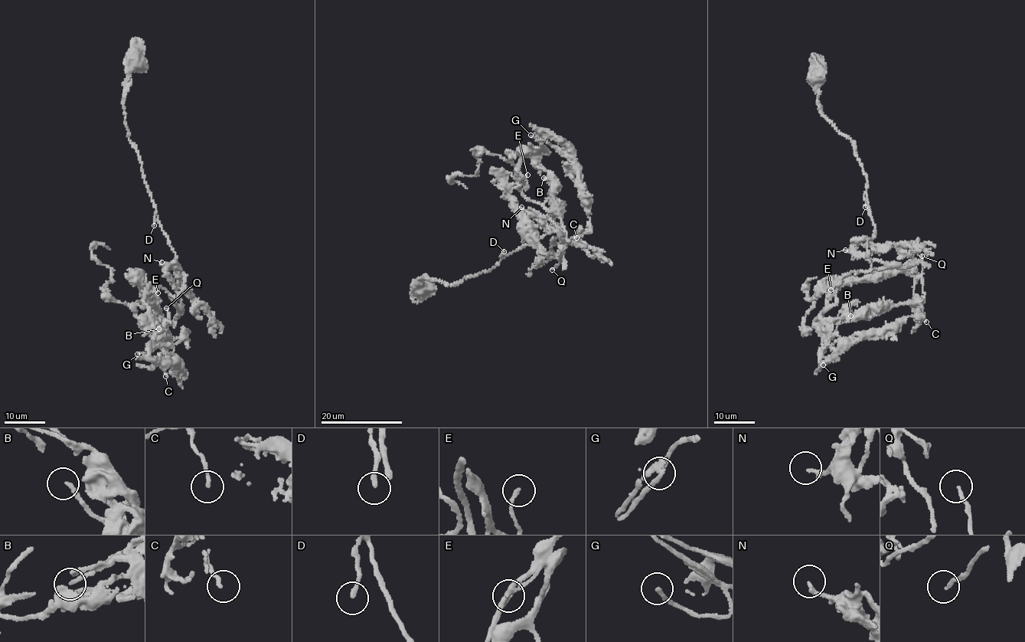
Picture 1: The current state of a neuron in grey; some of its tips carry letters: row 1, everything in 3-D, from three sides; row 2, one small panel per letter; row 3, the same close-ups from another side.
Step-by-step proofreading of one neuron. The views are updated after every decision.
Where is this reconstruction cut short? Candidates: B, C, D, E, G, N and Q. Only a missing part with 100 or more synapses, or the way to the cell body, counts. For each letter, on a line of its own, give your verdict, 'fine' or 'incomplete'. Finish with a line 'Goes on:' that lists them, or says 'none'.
B: fine
C: incomplete
D: fine
E: fine
G: incomplete
N: fine
Q: fine
Goes on: C, G

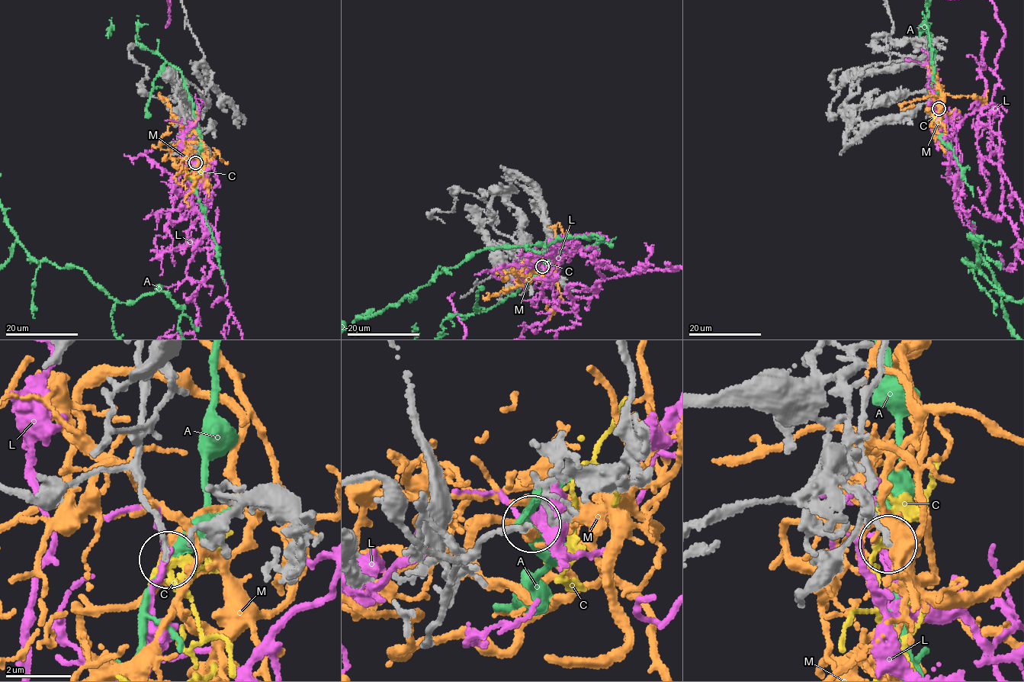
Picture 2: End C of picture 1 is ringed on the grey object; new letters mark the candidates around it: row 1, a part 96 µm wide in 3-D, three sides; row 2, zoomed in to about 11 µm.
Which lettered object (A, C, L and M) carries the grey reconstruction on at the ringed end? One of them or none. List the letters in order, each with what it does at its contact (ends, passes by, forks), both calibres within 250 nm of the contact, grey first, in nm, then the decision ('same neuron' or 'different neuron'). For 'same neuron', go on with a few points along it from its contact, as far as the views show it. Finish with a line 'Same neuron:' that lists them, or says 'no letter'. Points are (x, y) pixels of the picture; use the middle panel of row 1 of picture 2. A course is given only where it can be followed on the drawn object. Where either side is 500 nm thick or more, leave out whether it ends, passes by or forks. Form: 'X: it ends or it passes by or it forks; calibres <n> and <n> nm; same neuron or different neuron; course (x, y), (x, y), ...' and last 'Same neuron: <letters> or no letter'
A: it passes by; calibres 160 and 340 nm; different neuron
C: it ends; calibres 160 and 260 nm; different neuron
L: it passes by; calibres 180 and 170 nm; different neuron
M: it forks; calibres 190 and 180 nm; different neuron
Same neuron: no letter

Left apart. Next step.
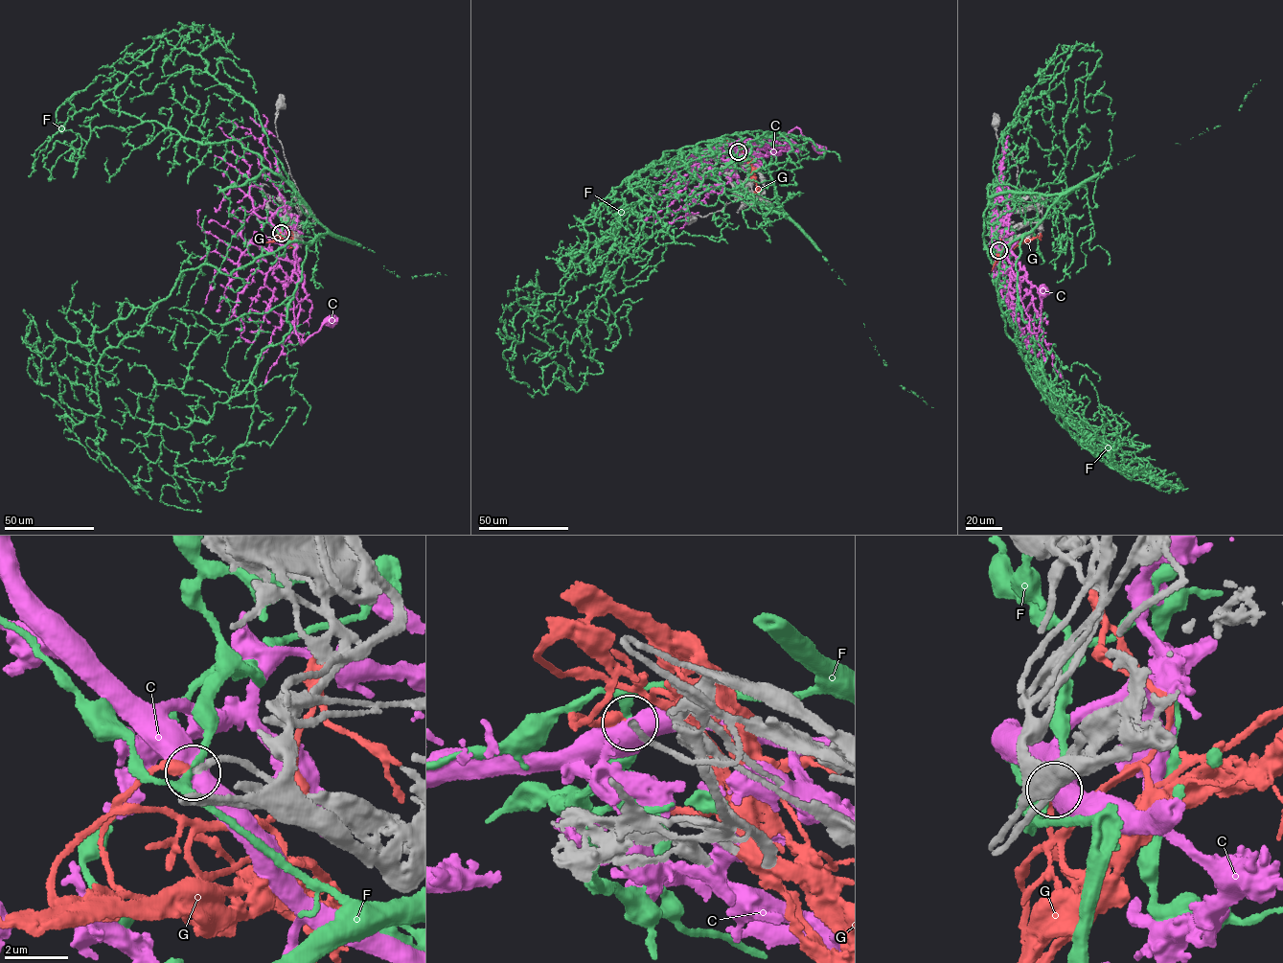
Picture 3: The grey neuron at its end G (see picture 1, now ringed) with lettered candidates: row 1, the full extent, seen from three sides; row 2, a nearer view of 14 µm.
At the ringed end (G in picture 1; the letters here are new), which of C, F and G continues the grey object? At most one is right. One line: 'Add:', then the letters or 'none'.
Add: G

